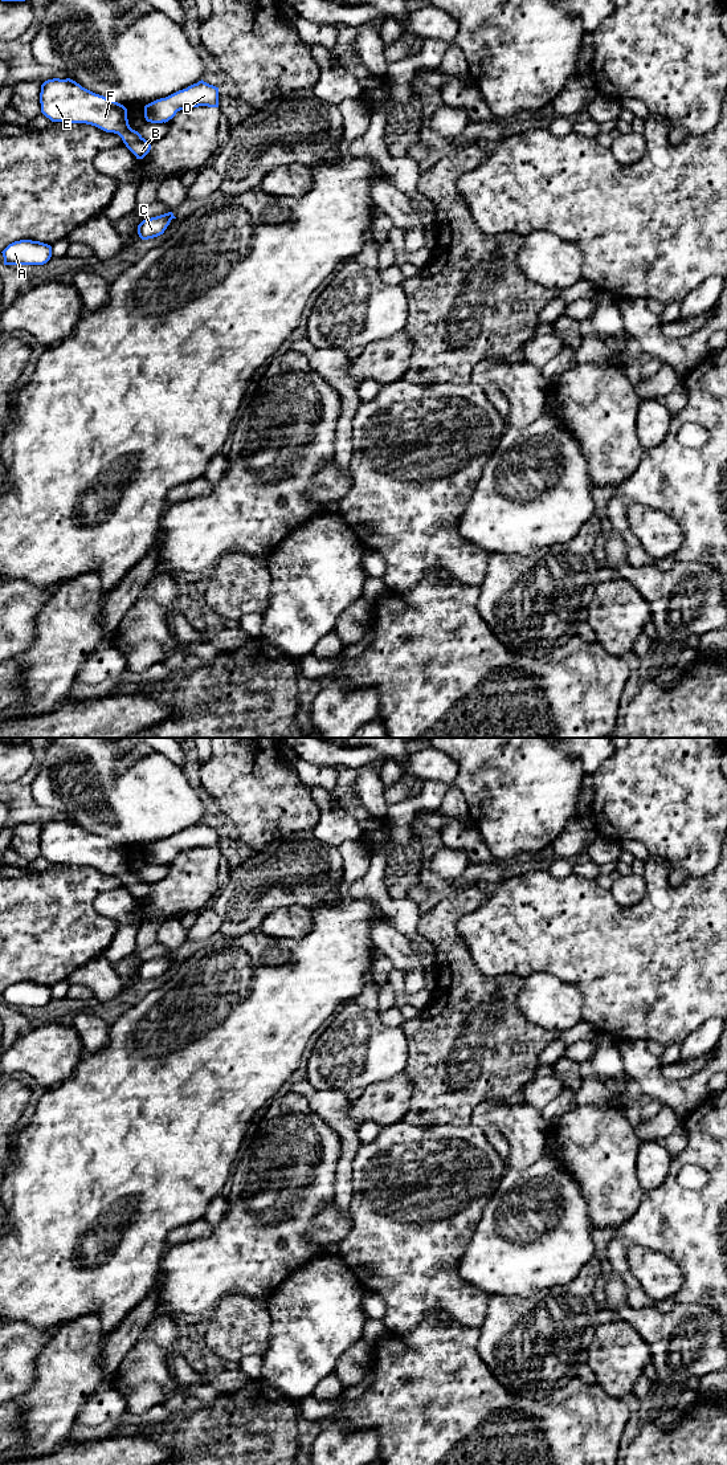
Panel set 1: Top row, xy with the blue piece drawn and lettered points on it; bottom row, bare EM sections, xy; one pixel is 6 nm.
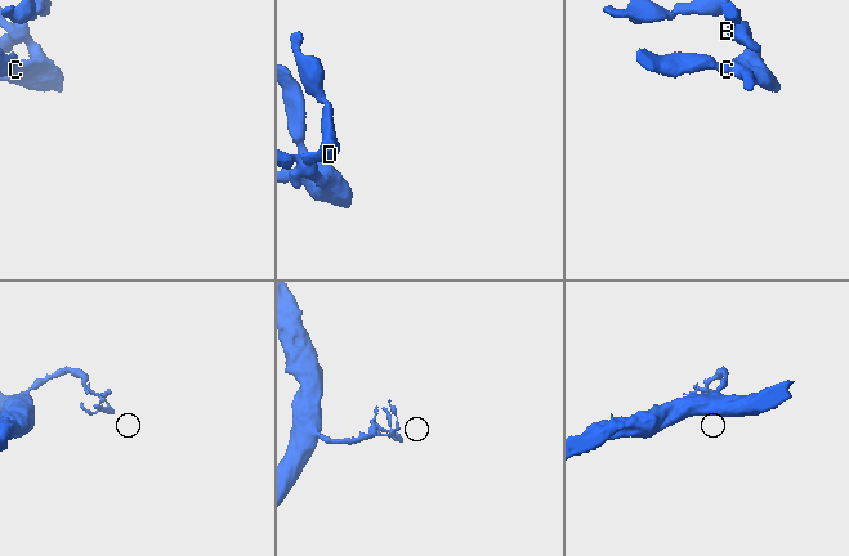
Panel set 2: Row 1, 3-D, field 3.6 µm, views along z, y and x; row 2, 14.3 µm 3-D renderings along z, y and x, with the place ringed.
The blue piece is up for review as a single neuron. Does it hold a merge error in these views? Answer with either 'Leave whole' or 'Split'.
Leave whole

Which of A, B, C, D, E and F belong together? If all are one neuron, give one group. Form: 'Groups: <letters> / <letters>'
Groups: A B C D E F

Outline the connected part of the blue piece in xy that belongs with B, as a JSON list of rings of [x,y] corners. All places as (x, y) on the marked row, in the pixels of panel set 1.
[[[70,78],[45,81],[41,85],[40,103],[41,113],[52,122],[86,123],[118,134],[136,159],[143,159],[151,150],[150,142],[130,127],[123,105],[95,94]]]

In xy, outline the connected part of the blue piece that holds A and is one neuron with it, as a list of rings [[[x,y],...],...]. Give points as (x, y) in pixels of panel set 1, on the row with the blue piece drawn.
[[[20,240],[3,252],[4,265],[44,265],[52,257],[52,246],[40,241]]]

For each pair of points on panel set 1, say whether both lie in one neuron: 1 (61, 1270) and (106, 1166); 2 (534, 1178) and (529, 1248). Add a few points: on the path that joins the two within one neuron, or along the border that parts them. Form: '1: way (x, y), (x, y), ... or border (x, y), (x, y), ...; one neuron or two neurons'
1: way (73, 1244), (74, 1233), (106, 1202), (106, 1192); one neuron
2: way (534, 1195), (534, 1231); one neuron

